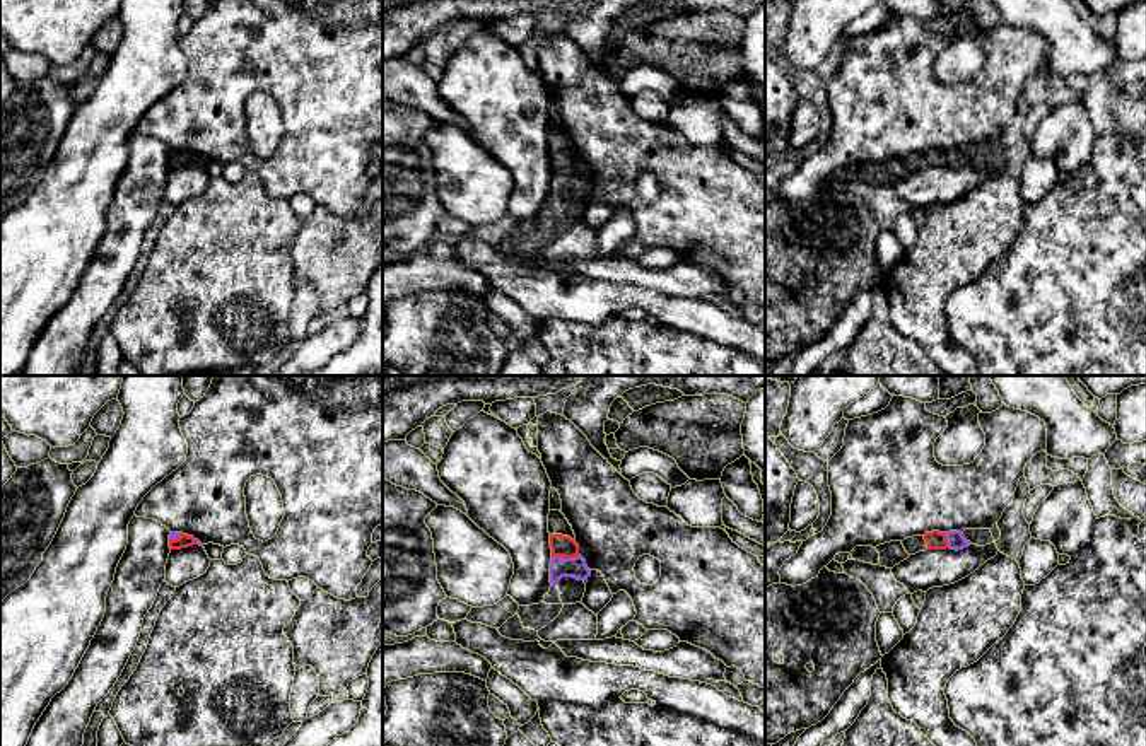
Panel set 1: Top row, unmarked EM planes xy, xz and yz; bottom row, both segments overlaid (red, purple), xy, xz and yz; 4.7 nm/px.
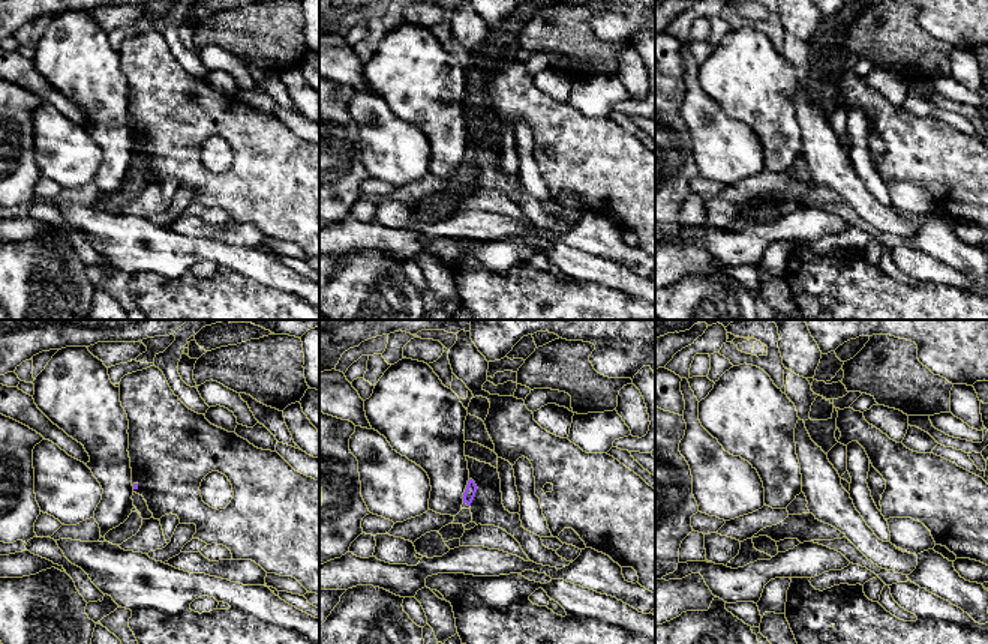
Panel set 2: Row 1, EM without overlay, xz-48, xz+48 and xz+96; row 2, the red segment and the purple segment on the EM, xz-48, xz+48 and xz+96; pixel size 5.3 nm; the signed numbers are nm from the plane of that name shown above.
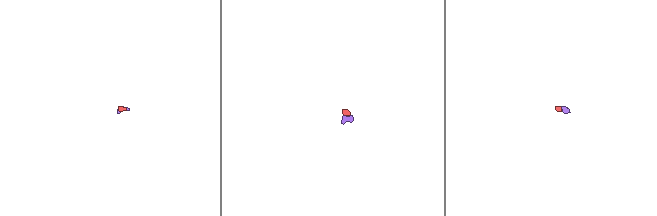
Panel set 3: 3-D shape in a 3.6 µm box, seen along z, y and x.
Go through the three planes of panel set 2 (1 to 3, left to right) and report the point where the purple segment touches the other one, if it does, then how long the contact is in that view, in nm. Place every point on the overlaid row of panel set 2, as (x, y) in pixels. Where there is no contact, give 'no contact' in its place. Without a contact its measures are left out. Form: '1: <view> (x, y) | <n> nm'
1: no contact
2: no contact
3: no contact

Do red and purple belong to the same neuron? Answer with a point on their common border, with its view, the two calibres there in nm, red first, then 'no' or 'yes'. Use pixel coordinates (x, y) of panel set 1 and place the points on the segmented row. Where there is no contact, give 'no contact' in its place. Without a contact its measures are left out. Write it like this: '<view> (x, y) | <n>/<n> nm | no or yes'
xz (566, 557) | 100/100 nm | yes

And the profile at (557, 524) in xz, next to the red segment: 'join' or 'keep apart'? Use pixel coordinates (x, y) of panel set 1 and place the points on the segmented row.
join

